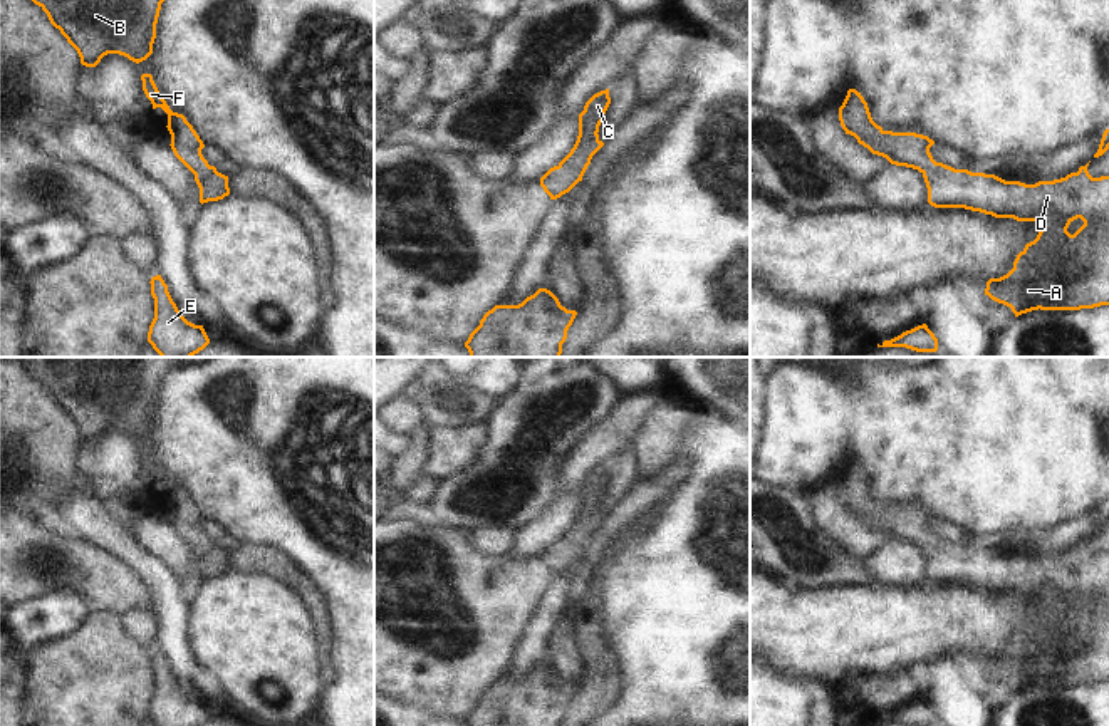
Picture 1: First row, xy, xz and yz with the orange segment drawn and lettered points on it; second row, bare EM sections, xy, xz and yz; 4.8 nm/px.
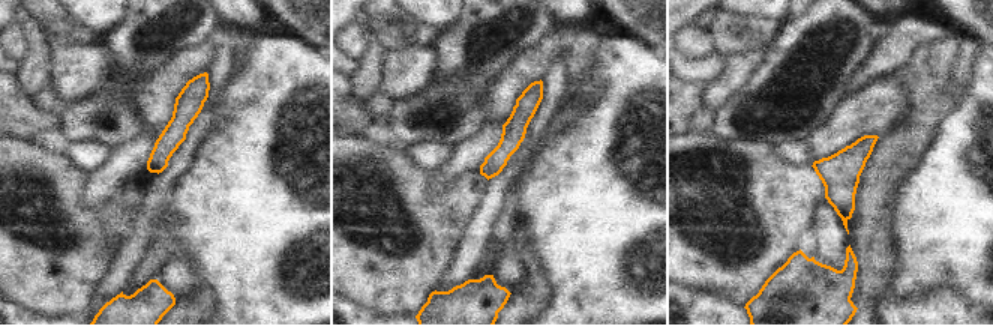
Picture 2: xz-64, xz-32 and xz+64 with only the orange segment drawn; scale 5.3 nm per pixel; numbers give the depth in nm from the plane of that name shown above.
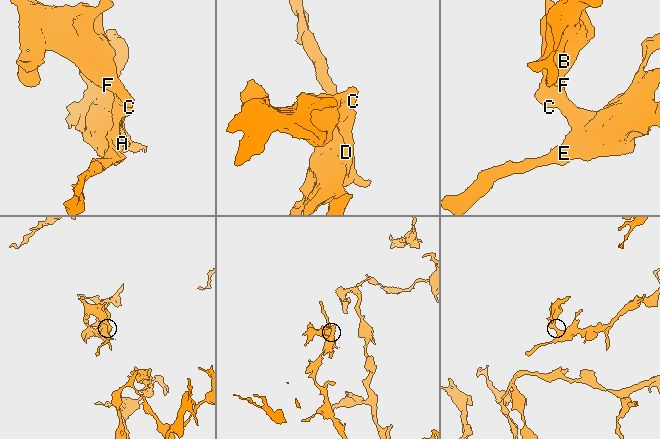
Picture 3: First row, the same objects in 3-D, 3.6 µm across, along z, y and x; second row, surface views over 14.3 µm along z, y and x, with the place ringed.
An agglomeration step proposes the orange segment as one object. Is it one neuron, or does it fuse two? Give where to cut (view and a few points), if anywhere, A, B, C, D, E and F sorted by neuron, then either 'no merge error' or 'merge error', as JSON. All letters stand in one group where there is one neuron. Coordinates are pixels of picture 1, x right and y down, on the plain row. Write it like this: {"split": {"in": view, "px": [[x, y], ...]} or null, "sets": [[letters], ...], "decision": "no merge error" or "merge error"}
{"split": null, "sets": [["A", "B", "C", "D", "E", "F"]], "decision": "no merge error"}

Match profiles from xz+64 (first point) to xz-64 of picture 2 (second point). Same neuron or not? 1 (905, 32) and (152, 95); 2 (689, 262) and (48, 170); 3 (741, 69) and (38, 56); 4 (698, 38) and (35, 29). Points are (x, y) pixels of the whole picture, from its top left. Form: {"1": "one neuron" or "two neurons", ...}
{"1": "one neuron", "2": "one neuron", "3": "two neurons", "4": "two neurons"}

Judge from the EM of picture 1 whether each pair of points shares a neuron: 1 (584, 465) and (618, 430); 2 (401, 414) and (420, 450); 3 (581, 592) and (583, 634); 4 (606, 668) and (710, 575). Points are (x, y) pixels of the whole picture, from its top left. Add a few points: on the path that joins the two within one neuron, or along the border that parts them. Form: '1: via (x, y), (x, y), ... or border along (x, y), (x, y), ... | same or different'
1: via (591, 456), (609, 438) | same
2: border along (423, 418), (406, 435) | different
3: via (581, 602), (583, 624) | same
4: border along (603, 622), (619, 688), (613, 701) | different

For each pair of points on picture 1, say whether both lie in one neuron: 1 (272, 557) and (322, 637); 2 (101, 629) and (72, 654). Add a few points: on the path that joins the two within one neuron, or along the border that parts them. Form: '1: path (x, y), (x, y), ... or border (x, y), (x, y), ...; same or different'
1: path (292, 577), (312, 599), (319, 617); same
2: path (94, 636), (79, 651); same

